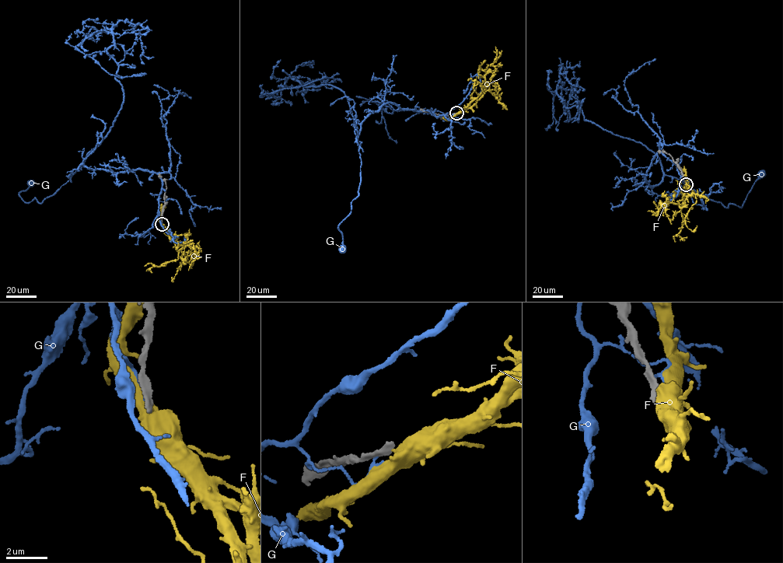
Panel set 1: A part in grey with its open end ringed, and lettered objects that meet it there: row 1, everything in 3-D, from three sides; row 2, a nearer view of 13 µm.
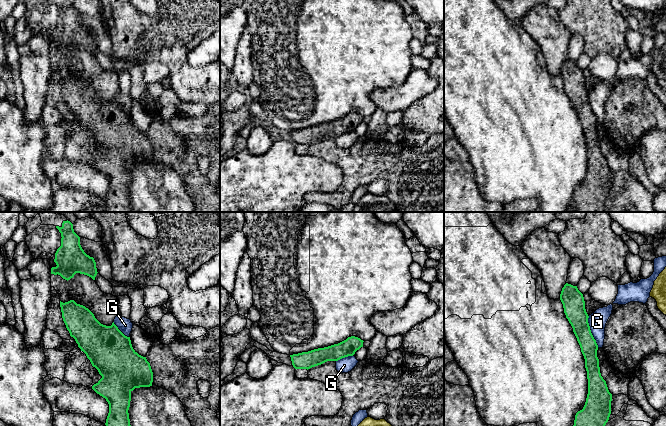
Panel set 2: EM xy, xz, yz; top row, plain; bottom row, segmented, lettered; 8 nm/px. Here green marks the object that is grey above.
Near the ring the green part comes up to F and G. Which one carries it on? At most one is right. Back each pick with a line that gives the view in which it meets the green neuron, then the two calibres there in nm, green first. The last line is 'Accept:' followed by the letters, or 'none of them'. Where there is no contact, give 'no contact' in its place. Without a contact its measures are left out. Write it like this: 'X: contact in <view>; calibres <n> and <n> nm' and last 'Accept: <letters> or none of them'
Accept: none of them

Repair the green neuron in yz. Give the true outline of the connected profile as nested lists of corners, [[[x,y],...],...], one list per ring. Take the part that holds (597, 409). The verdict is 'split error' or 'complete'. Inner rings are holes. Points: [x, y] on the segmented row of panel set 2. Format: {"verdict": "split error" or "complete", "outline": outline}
{"verdict": "complete", "outline": [[[566,283],[560,300],[584,356],[588,379],[586,402],[576,413],[573,426],[605,426],[611,414],[612,394],[600,373],[598,345],[590,330],[583,294],[577,286]]]}

